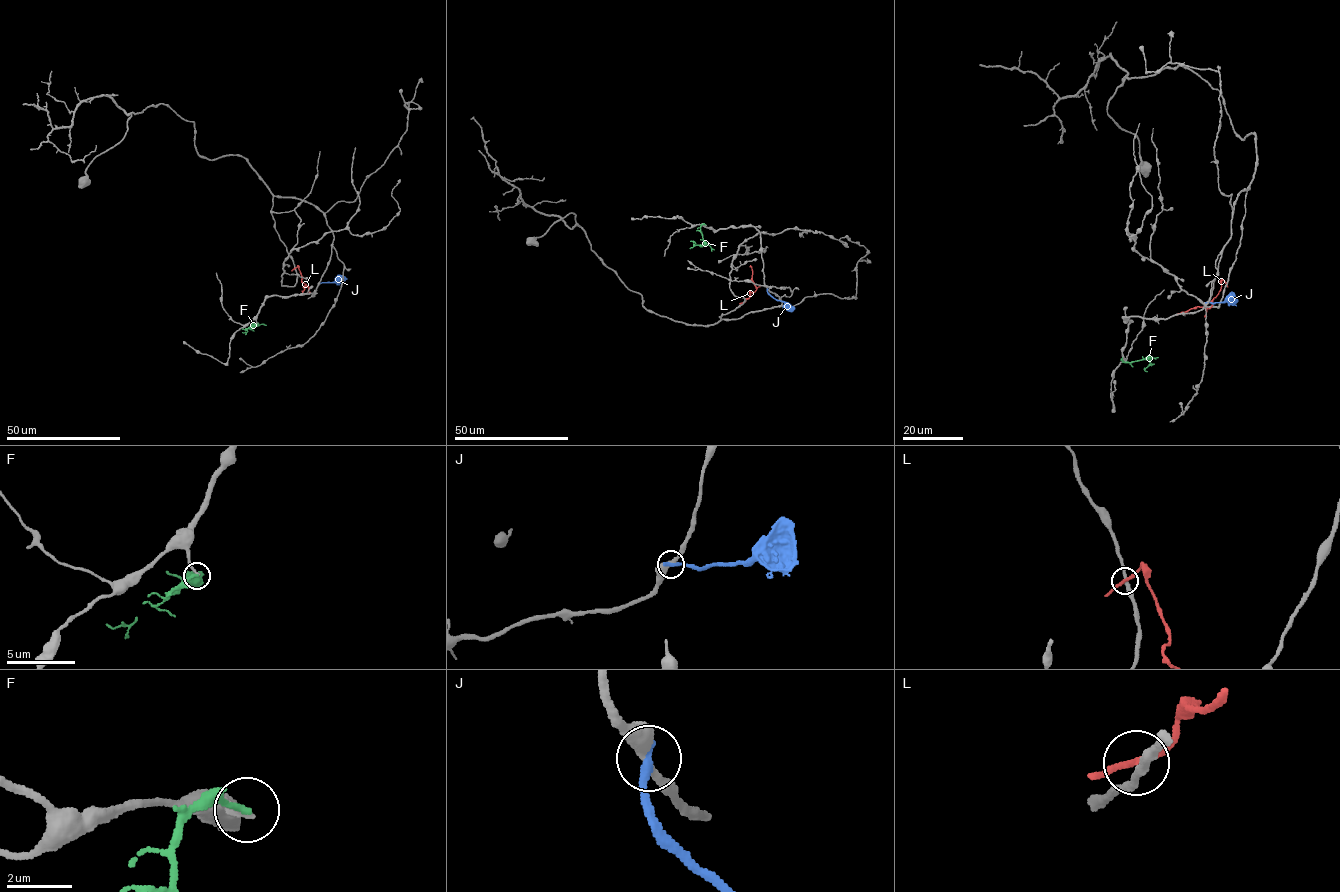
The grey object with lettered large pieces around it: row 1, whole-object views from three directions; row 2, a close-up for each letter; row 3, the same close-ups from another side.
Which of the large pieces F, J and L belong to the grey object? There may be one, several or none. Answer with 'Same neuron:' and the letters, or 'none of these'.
Same neuron: none of these

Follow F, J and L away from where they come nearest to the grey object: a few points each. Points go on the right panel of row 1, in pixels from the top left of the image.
F: (1122, 357), (1125, 362), (1149, 357), (1150, 364), (1144, 369)
J: (1207, 302), (1234, 297)
L: (1226, 283), (1221, 282), (1220, 291), (1209, 308), (1196, 307), (1176, 315)

